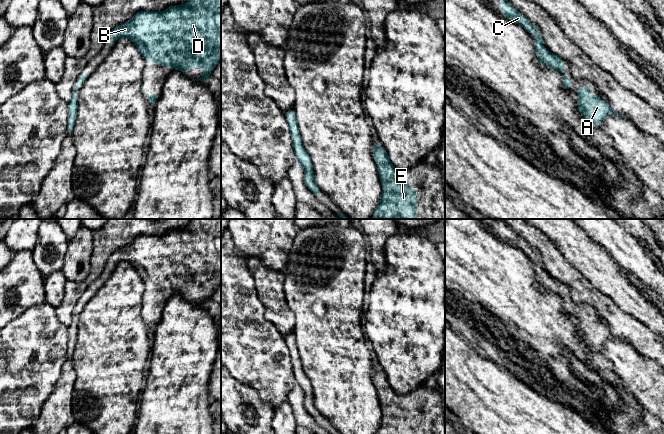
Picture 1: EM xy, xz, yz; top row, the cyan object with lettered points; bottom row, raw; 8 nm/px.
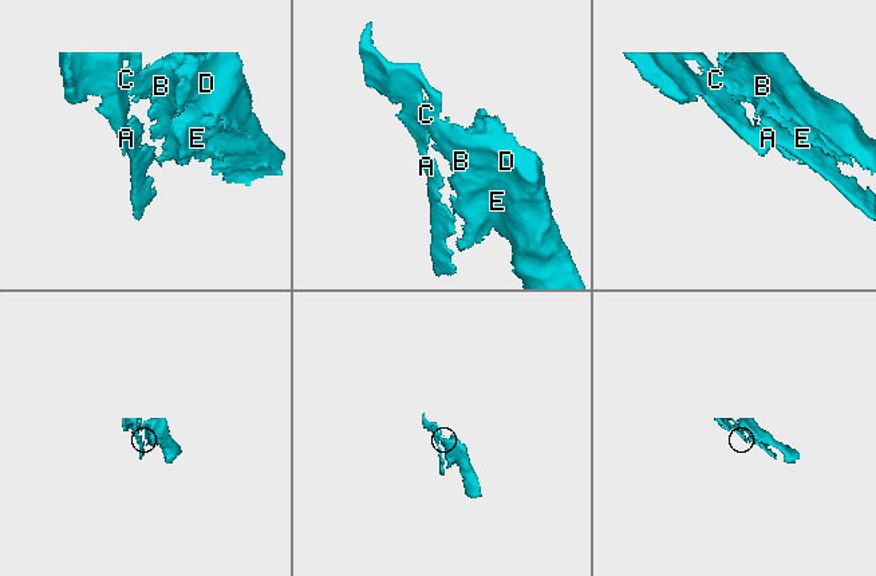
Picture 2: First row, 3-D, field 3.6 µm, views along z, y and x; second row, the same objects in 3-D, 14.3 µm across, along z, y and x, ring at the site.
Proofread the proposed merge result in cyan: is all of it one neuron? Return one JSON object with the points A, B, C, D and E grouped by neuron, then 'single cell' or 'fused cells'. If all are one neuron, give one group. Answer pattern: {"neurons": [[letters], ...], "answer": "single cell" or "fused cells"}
{"neurons": [["A", "B", "C", "D", "E"]], "answer": "single cell"}

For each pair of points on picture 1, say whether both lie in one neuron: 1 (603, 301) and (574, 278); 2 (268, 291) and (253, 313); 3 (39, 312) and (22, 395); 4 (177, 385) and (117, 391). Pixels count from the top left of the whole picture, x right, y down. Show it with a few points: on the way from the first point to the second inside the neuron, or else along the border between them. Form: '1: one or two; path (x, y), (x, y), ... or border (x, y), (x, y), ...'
1: one; path (596, 300), (581, 285)
2: two; border (253, 279), (271, 322)
3: one; path (37, 333), (35, 344), (22, 362), (22, 374)
4: two; border (147, 365), (137, 411)

